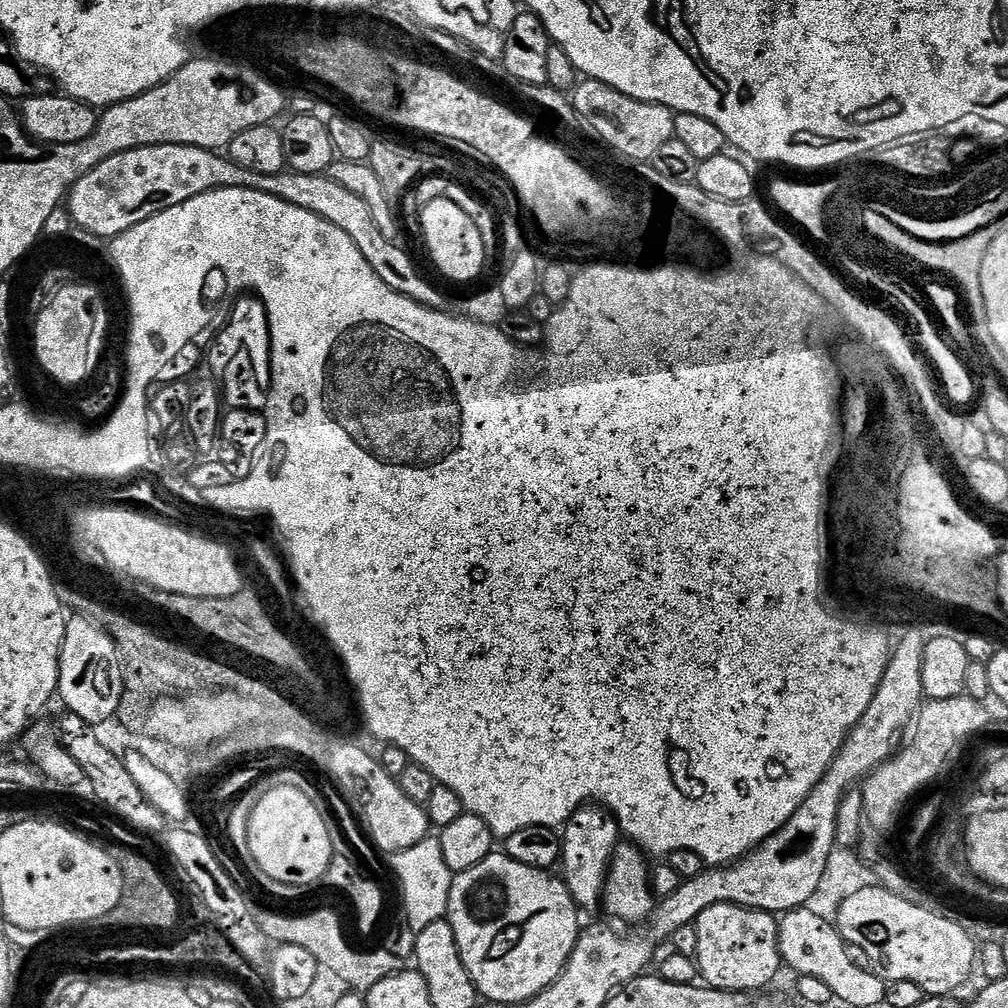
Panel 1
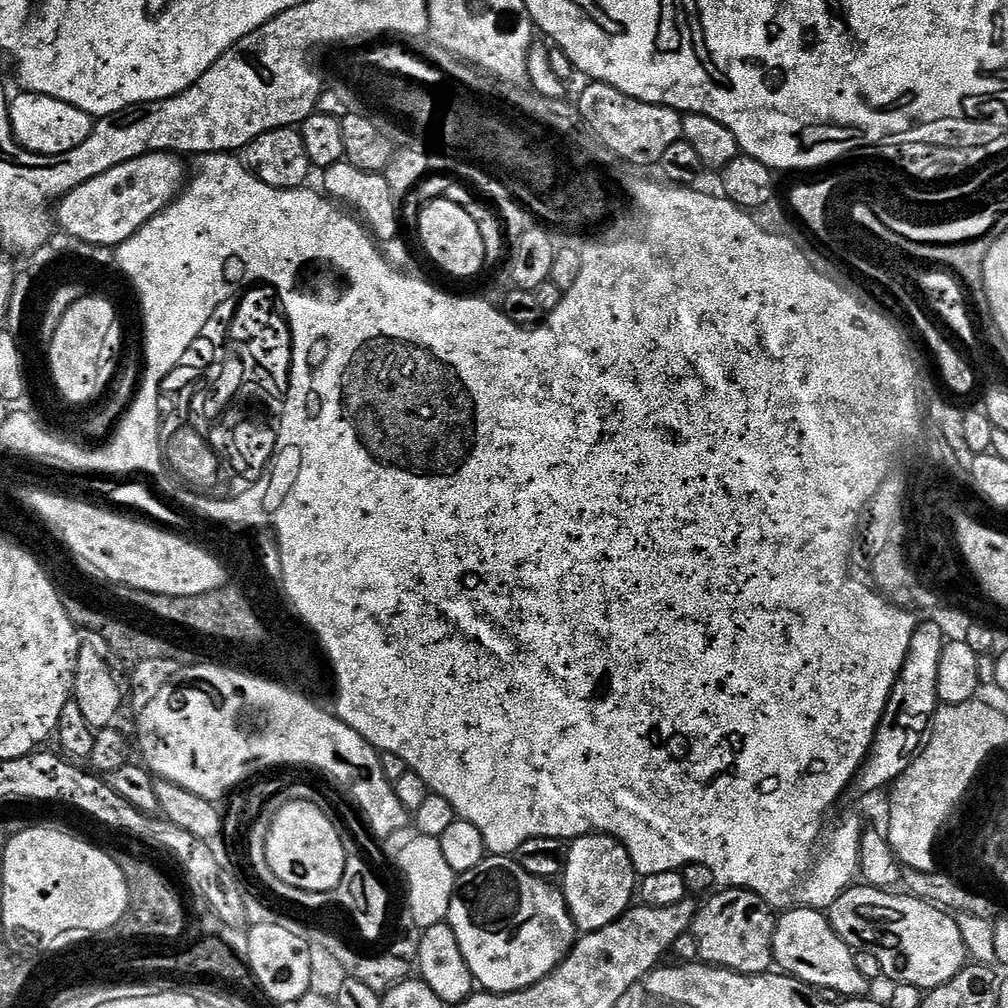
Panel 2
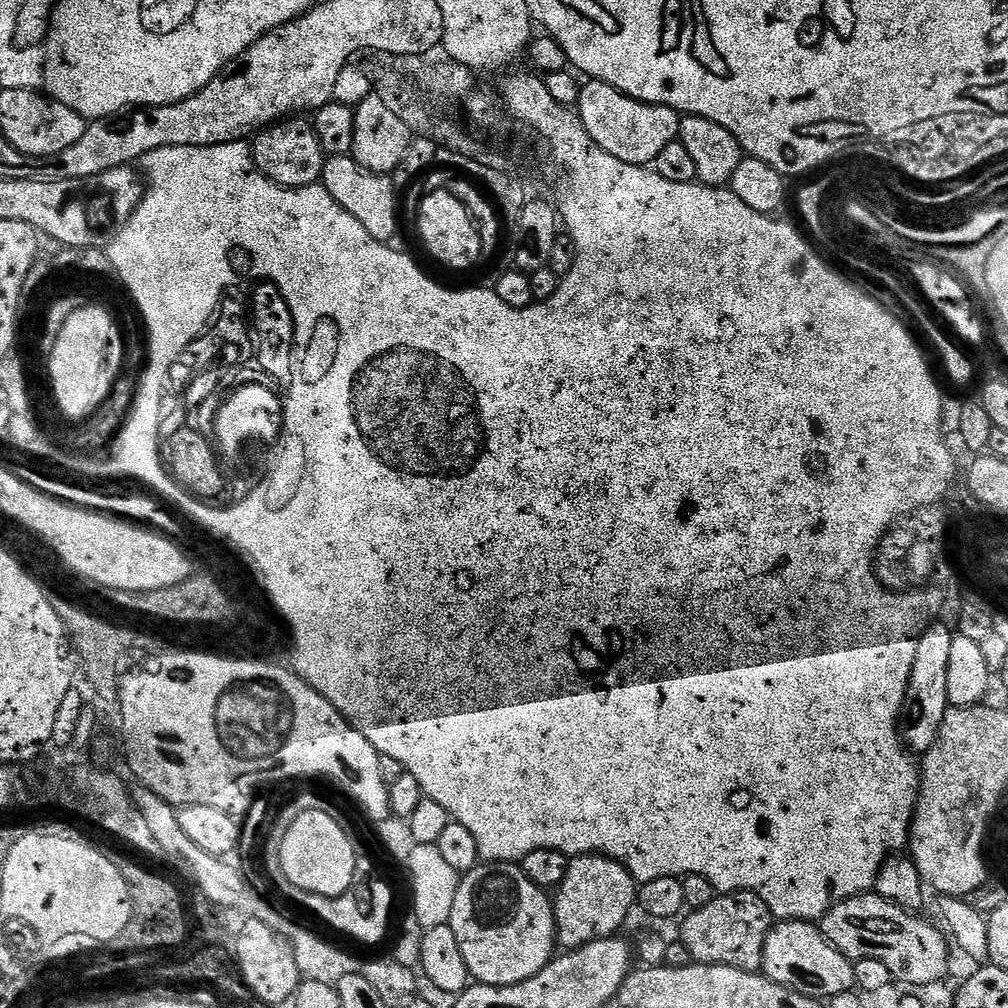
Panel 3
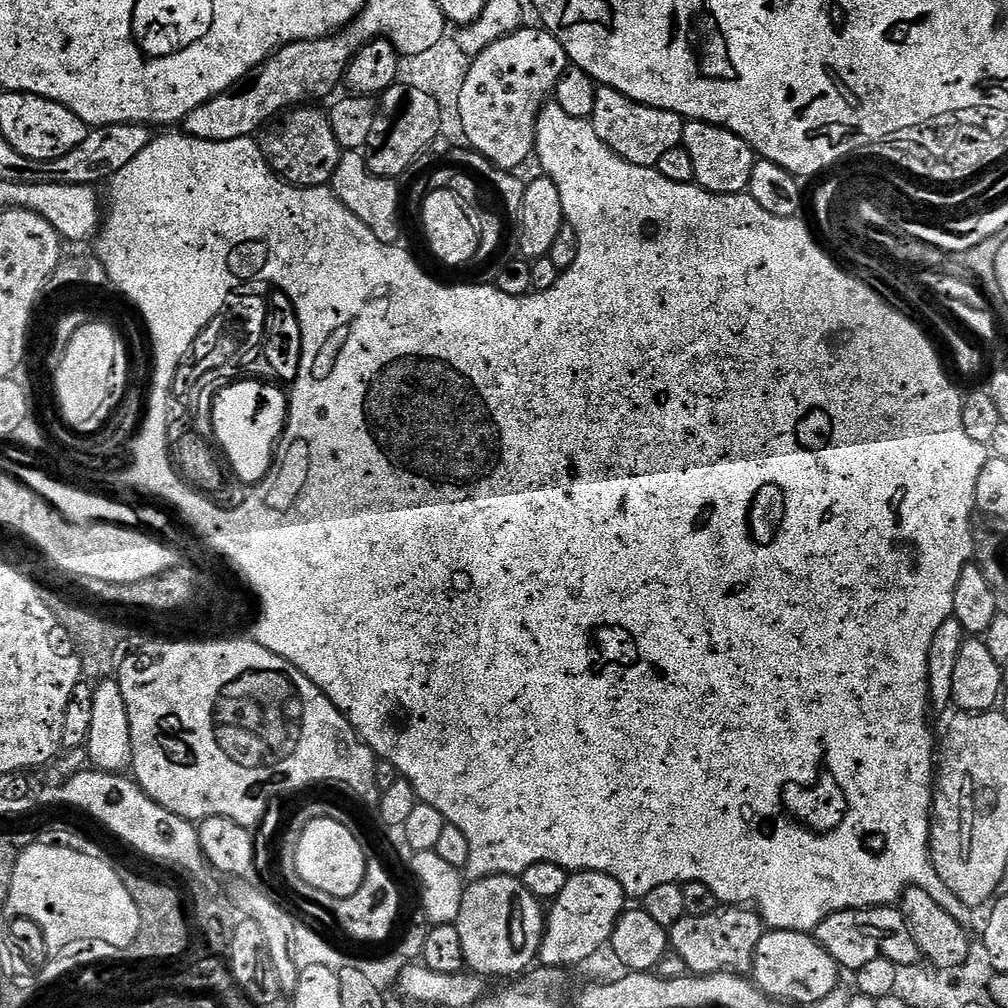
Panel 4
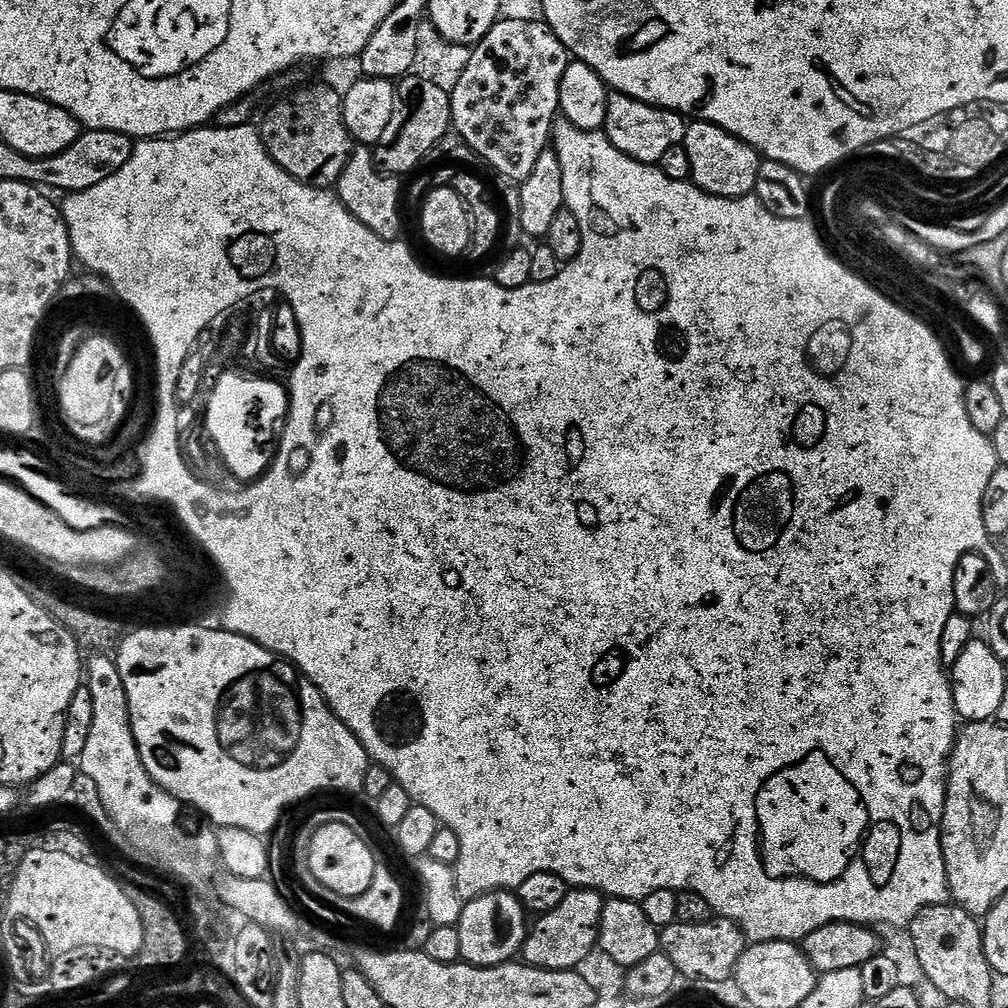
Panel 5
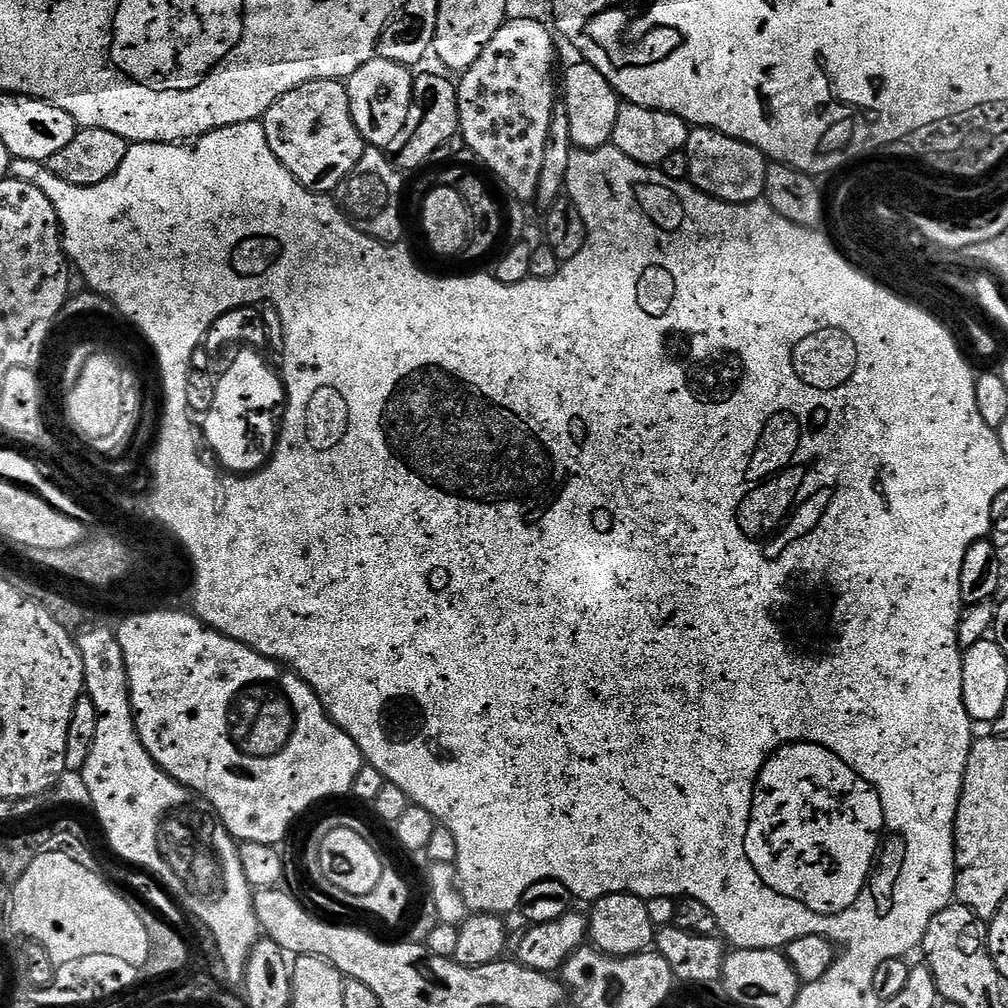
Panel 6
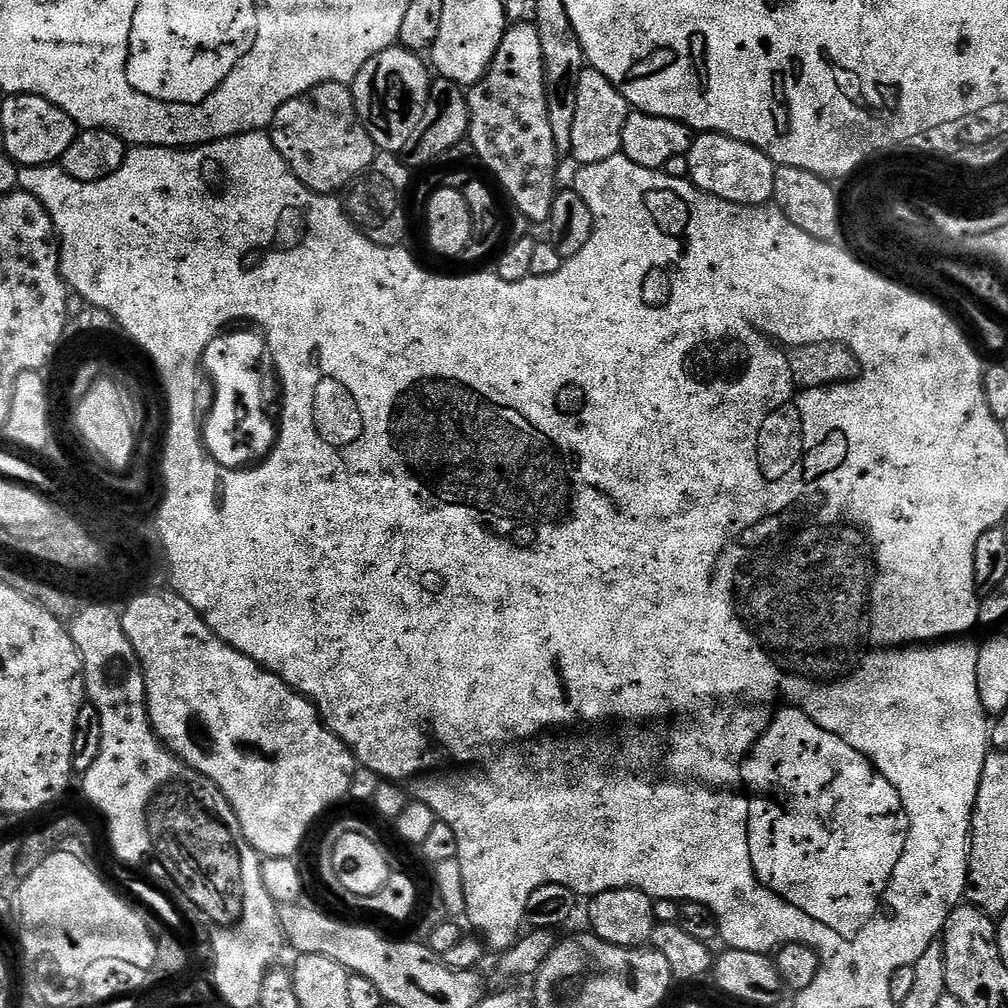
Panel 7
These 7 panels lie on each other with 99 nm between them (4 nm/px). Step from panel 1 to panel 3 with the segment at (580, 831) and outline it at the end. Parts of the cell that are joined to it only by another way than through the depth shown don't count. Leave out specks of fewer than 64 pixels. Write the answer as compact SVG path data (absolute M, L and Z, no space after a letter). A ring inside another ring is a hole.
M573 856L566 878L554 892L556 943L561 949L575 950L595 940L615 936L638 904L638 885L632 875L608 856Z

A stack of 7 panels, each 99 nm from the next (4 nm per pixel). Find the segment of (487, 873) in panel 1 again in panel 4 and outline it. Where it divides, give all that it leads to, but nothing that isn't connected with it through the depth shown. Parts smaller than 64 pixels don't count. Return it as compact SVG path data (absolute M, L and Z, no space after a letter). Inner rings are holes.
M487 876L472 880L465 887L462 910L458 910L455 922L458 935L462 937L465 965L484 978L515 977L527 973L537 959L545 923L546 912L541 901L536 900L530 890L526 890L521 877Z

